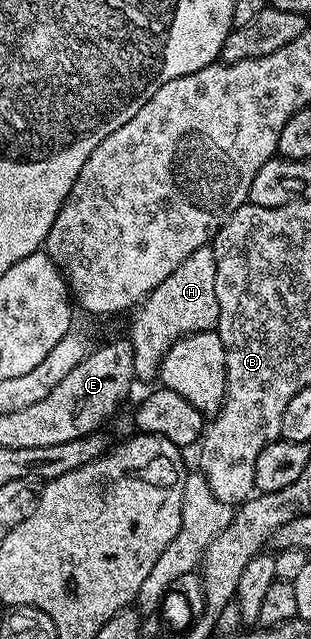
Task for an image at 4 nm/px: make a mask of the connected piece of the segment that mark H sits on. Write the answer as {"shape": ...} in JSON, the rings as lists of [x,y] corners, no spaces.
{"shape":[[[206,244],[198,247],[198,251],[187,257],[174,271],[174,275],[170,275],[170,279],[162,279],[162,283],[158,283],[158,287],[154,287],[154,291],[140,302],[130,333],[137,382],[155,382],[159,378],[162,359],[178,339],[191,333],[216,329],[220,312],[218,295],[214,292],[215,278],[214,251],[211,244]]]}

